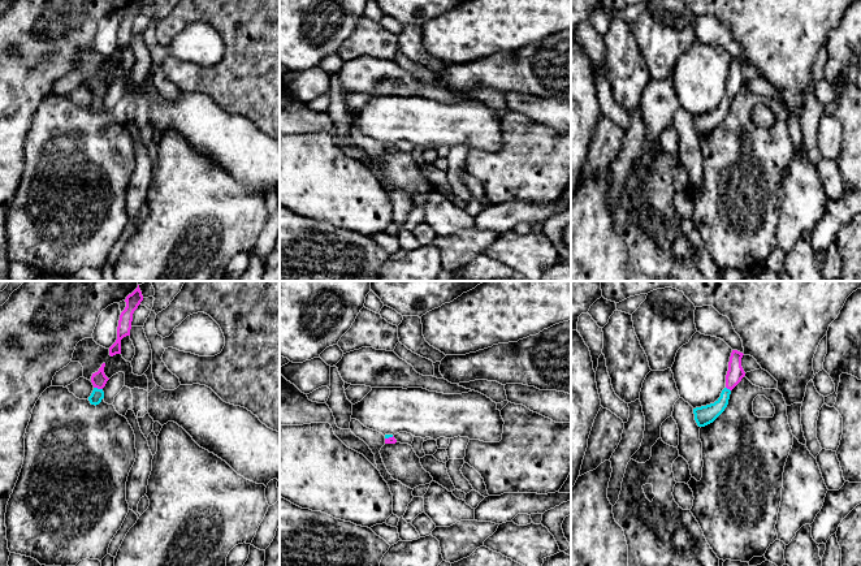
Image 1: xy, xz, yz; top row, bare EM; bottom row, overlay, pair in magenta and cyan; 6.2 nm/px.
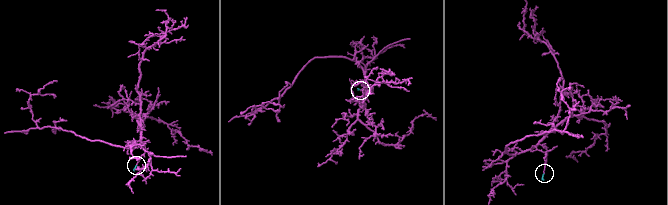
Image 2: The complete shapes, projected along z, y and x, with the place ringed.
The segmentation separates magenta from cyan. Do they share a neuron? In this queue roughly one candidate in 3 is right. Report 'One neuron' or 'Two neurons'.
One neuron

